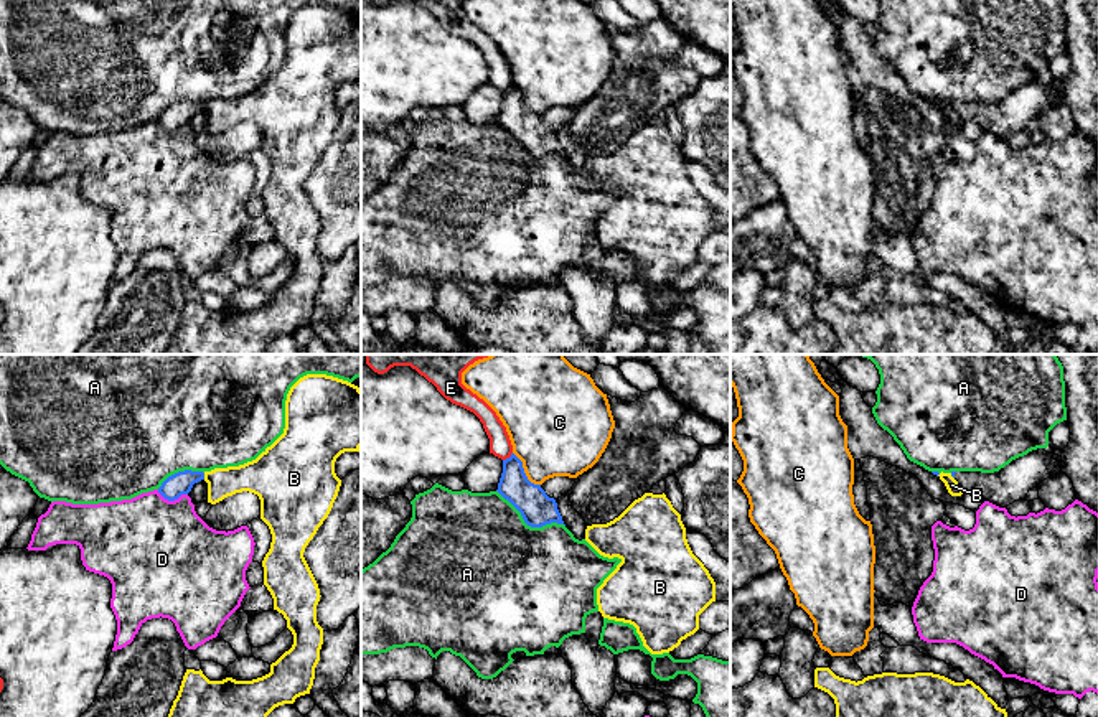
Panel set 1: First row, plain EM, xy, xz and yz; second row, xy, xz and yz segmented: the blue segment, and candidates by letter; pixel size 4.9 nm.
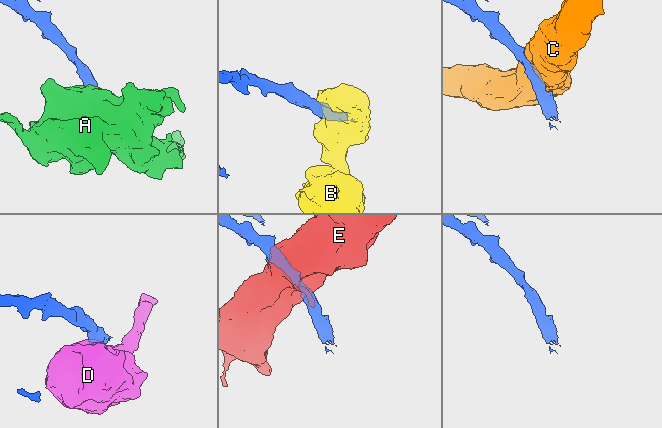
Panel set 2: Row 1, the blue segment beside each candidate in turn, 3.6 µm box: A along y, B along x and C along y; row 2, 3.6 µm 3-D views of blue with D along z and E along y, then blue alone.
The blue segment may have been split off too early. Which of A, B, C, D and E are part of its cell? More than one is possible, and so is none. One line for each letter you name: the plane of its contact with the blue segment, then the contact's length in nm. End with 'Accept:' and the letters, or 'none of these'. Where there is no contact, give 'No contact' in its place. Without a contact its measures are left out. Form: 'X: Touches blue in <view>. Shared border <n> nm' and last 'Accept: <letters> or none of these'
Accept: none of these

